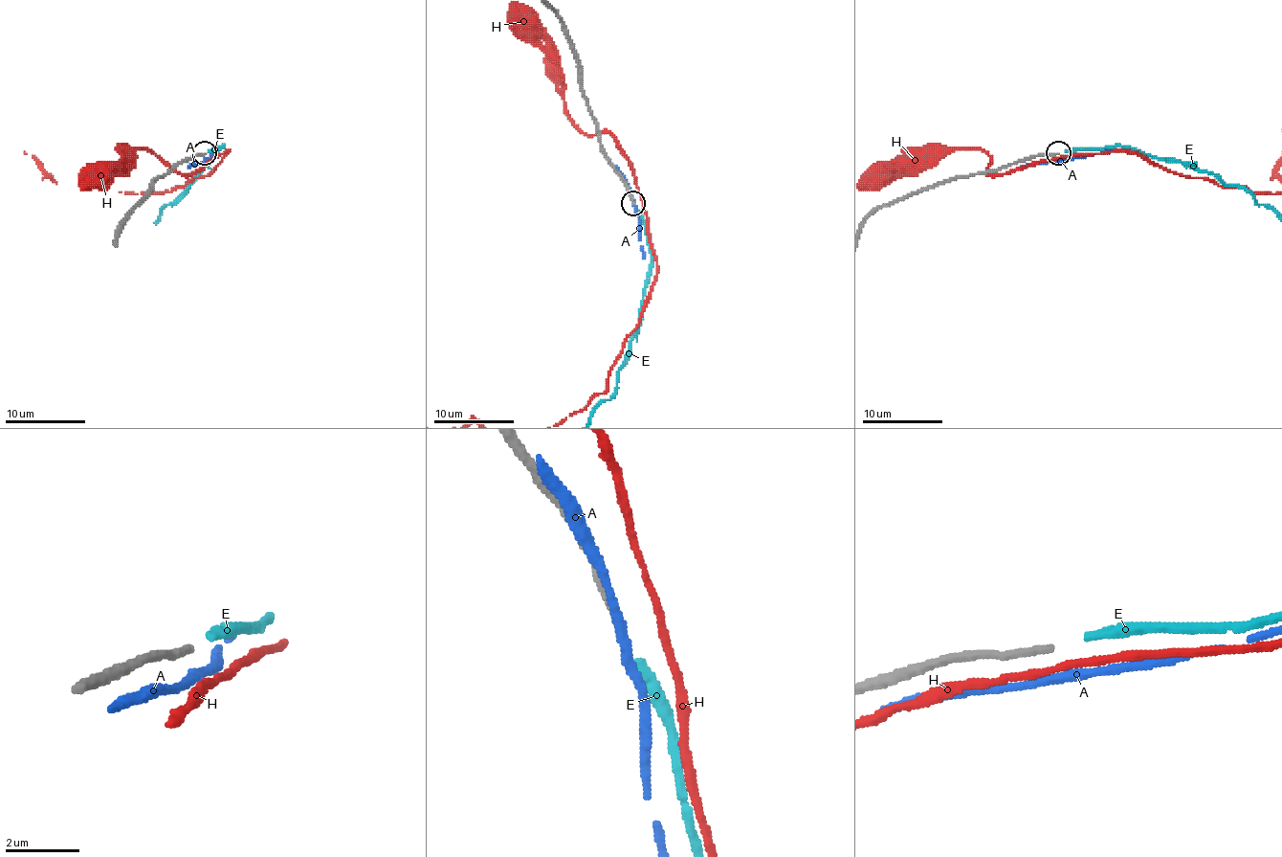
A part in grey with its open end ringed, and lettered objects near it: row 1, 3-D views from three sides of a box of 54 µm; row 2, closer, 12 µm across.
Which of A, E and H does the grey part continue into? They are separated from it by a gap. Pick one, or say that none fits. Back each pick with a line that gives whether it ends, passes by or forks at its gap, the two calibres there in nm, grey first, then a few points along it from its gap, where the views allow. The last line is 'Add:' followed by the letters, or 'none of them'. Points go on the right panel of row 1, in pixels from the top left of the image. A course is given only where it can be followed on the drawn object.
E: it ends; calibres 220 and 260 nm
Add: E

